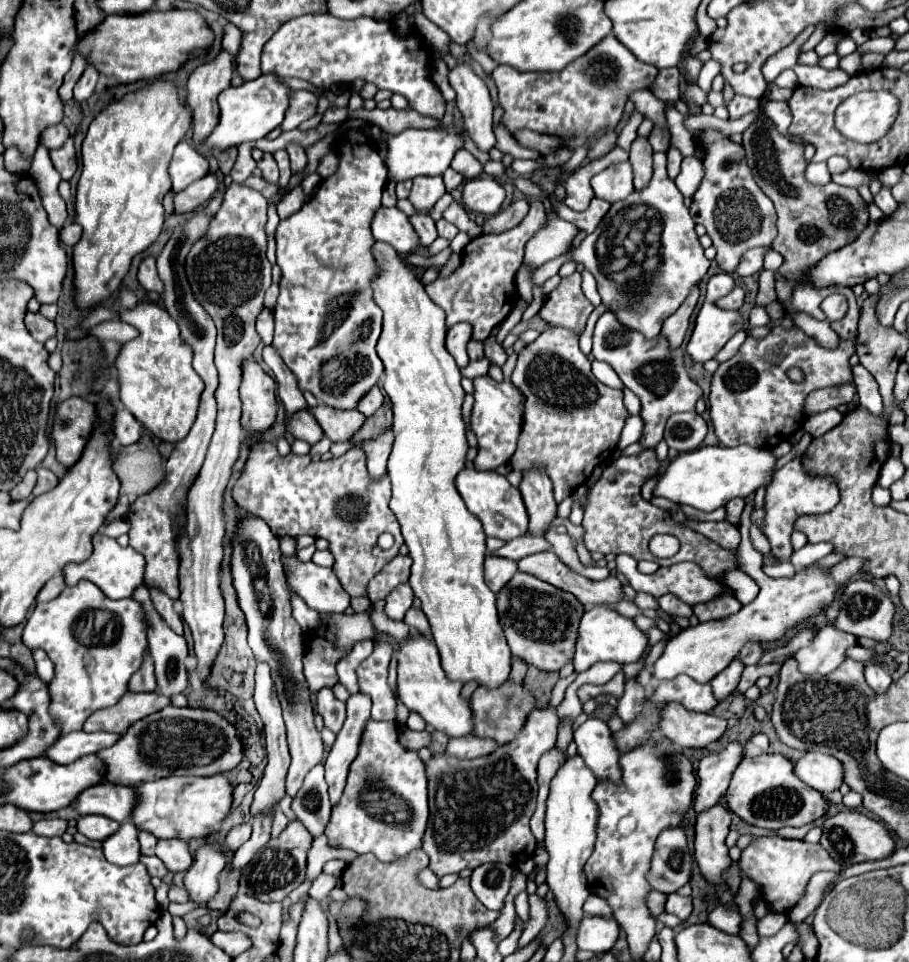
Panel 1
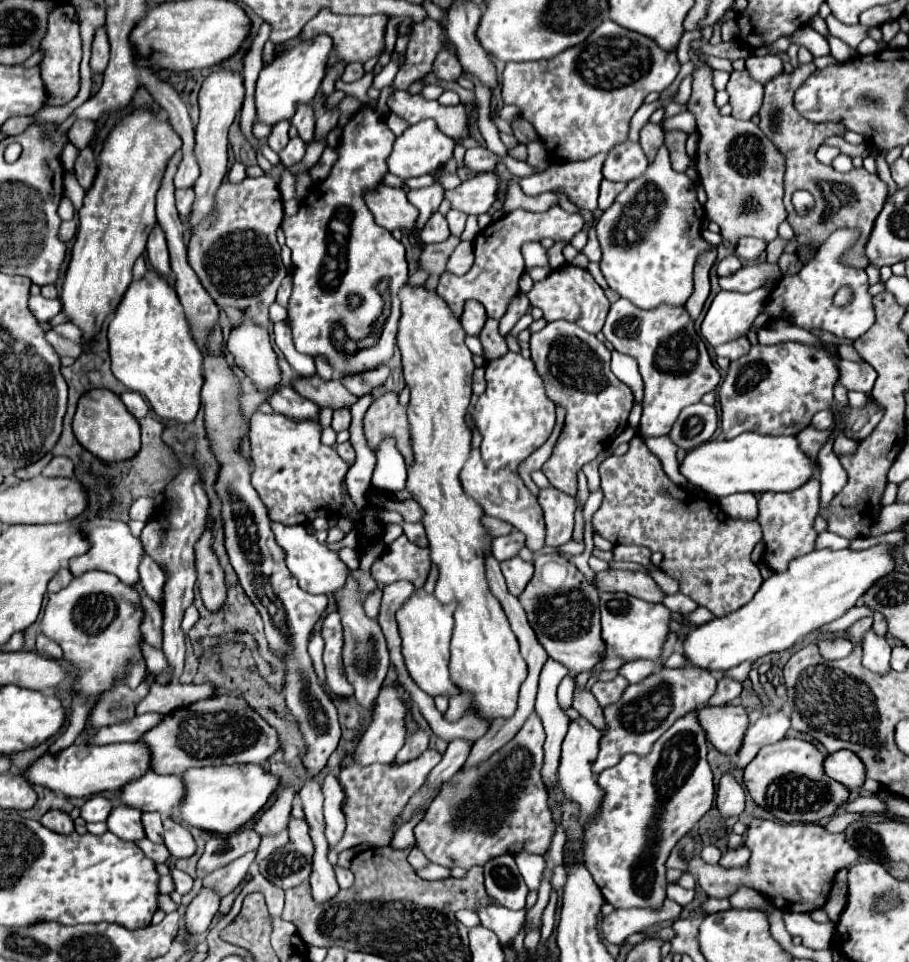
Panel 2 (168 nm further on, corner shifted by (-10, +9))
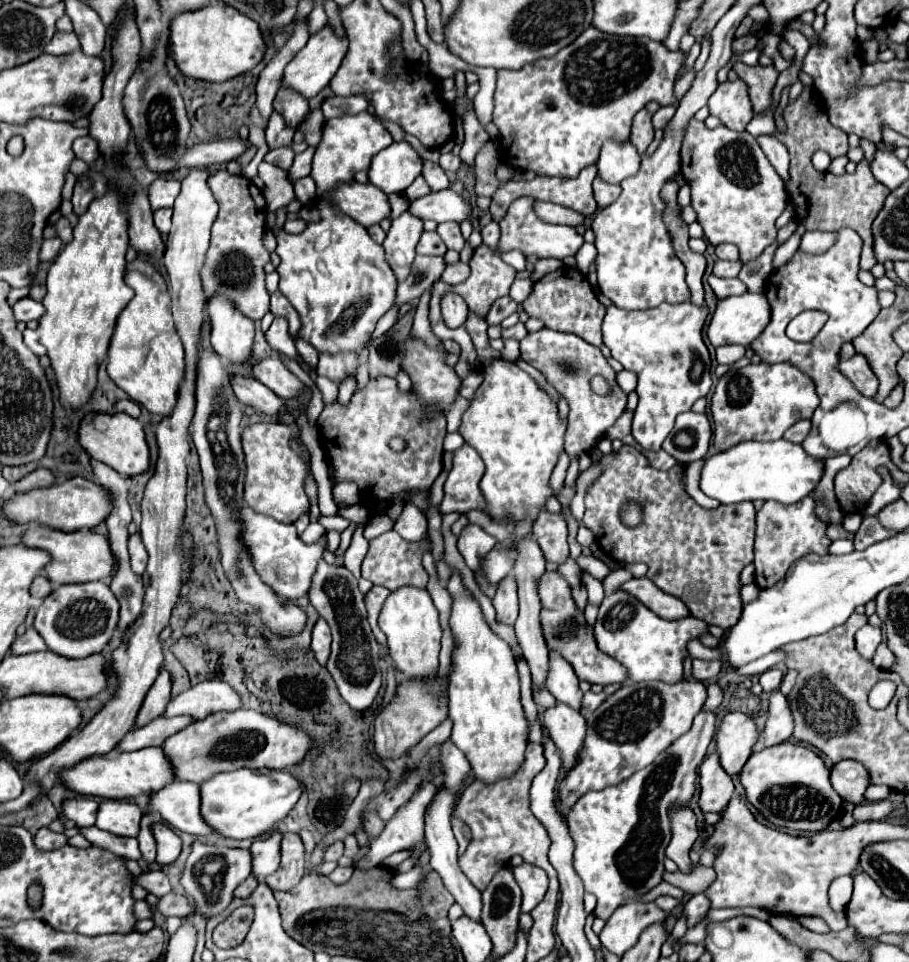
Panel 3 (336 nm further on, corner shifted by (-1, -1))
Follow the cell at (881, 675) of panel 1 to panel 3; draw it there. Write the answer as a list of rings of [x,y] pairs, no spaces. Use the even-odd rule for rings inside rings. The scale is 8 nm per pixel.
[[[867,624],[867,626],[859,628],[859,632],[855,634],[857,652],[859,652],[863,658],[867,658],[867,660],[873,658],[879,642],[881,642],[881,628],[877,628],[877,626]]]

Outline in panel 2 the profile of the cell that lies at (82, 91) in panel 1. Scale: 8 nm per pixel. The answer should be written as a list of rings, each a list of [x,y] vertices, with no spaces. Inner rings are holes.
[[[98,28],[94,34],[94,42],[92,42],[92,58],[90,58],[90,68],[92,74],[100,74],[104,72],[106,64],[108,64],[108,38],[106,38],[106,30]]]

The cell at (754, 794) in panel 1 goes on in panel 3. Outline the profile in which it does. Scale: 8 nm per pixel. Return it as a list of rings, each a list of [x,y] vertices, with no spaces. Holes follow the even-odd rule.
[[[783,742],[755,752],[741,772],[747,800],[775,826],[787,830],[825,830],[841,812],[841,796],[829,782],[829,768],[809,748]]]

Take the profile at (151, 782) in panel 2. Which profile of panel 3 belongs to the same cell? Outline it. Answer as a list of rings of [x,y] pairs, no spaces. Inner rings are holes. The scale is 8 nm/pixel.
[[[175,780],[157,794],[151,794],[149,810],[159,812],[169,826],[181,832],[195,836],[215,834],[215,830],[201,818],[201,792],[195,782]]]

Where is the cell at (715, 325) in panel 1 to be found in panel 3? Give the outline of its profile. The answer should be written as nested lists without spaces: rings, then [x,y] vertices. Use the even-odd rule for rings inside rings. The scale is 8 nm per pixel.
[[[745,292],[741,296],[729,296],[719,300],[707,334],[713,346],[749,346],[767,324],[769,302],[765,294]]]

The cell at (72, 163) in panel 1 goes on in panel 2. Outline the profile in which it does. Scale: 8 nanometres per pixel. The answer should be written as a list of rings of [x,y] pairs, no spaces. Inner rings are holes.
[[[90,146],[82,148],[78,152],[76,164],[74,164],[74,172],[78,176],[78,182],[82,184],[84,190],[88,190],[92,186],[92,180],[96,176],[96,160],[94,160],[94,152]]]

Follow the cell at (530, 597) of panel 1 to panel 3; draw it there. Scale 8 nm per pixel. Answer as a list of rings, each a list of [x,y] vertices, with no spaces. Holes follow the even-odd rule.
[[[557,578],[553,582],[541,582],[539,586],[541,592],[541,626],[543,626],[543,634],[547,640],[547,646],[553,650],[559,650],[559,654],[571,662],[571,666],[575,668],[575,674],[579,676],[579,680],[587,680],[589,684],[623,684],[627,680],[627,670],[625,666],[621,666],[617,660],[609,658],[609,654],[601,652],[595,644],[593,638],[593,630],[591,626],[587,626],[585,616],[581,610],[577,610],[573,598],[571,598],[571,588],[563,578]]]

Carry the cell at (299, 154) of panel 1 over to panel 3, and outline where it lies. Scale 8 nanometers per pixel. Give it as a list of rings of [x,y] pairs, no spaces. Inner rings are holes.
[[[279,90],[273,100],[273,108],[283,114],[291,128],[297,128],[309,114],[307,98],[301,98],[301,94],[293,94],[293,90]]]

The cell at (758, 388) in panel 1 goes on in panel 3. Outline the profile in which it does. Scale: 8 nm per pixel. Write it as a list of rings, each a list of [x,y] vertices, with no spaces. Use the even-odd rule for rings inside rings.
[[[749,364],[741,370],[729,370],[717,384],[711,398],[711,414],[715,420],[713,440],[719,450],[729,450],[739,442],[757,440],[773,442],[797,420],[811,418],[819,398],[815,384],[795,366],[783,364]]]

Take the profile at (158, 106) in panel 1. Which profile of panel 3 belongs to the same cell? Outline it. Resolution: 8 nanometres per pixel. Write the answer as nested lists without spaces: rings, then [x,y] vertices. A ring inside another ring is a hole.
[[[111,186],[103,198],[93,200],[89,210],[79,216],[71,244],[61,250],[47,274],[45,314],[39,318],[35,332],[47,348],[51,368],[55,370],[59,400],[73,410],[79,410],[91,400],[97,386],[97,368],[109,350],[117,316],[135,294],[123,280],[129,244],[123,204],[125,200]]]

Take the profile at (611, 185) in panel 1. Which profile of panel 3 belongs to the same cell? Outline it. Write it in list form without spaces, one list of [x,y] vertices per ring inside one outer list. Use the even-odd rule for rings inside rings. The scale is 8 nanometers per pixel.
[[[607,140],[601,146],[597,170],[605,182],[619,184],[621,180],[637,174],[639,162],[641,162],[641,156],[637,154],[637,148],[629,140],[627,142]]]

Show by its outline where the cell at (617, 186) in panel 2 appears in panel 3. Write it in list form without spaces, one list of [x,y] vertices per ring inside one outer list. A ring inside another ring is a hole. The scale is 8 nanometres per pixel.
[[[597,176],[597,178],[593,180],[593,192],[595,192],[595,200],[597,200],[599,208],[605,208],[605,206],[613,204],[613,202],[619,198],[621,186],[619,186],[619,184],[613,186],[613,184],[609,184],[609,182],[601,182],[601,178]]]

